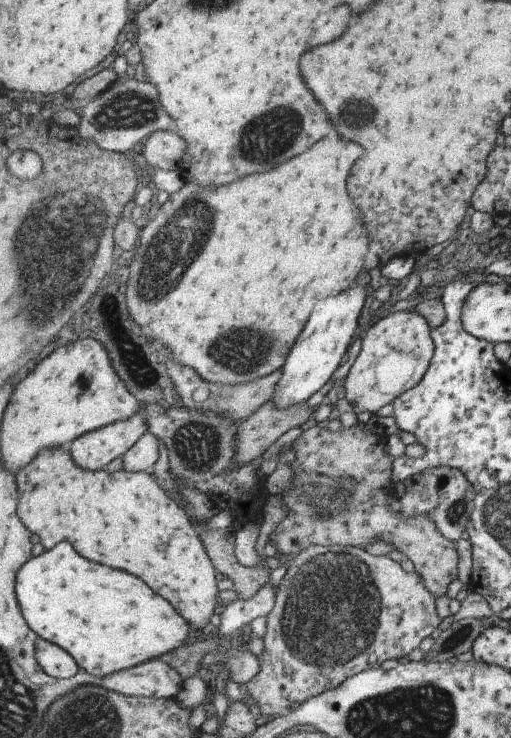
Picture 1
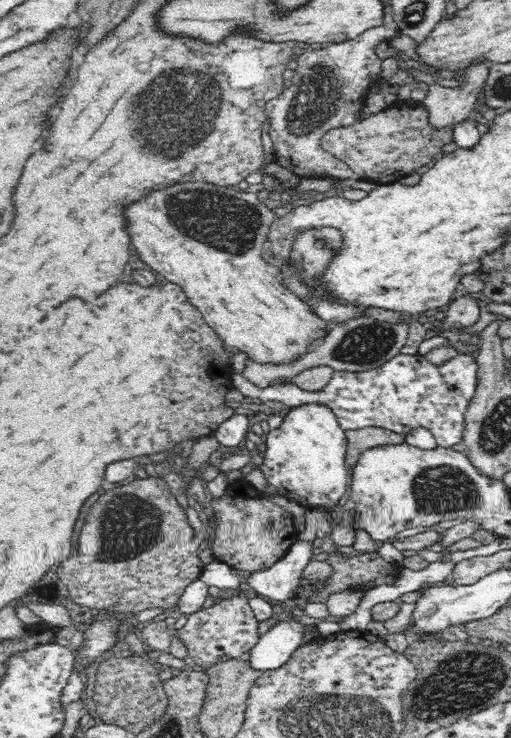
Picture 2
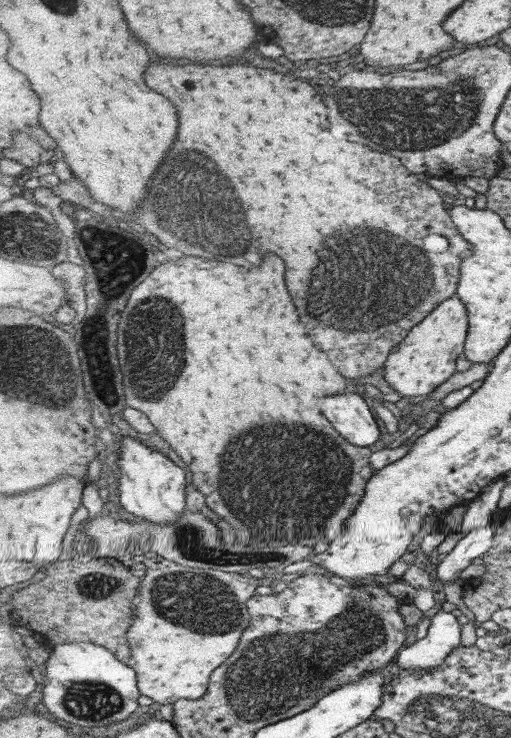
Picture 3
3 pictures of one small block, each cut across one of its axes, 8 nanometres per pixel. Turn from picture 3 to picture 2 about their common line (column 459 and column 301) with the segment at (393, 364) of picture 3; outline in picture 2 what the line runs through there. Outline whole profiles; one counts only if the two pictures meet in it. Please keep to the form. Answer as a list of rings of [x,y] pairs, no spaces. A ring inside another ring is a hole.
[[[192,181],[187,183],[176,184],[164,190],[156,190],[152,192],[152,196],[142,198],[140,204],[132,204],[126,210],[126,218],[130,220],[130,238],[132,244],[138,248],[140,258],[152,266],[154,270],[158,270],[162,276],[166,276],[170,282],[179,284],[182,290],[188,294],[188,300],[204,314],[204,320],[218,332],[218,336],[228,344],[231,350],[238,350],[240,353],[246,353],[246,357],[256,364],[268,364],[269,366],[284,366],[284,364],[294,364],[298,362],[300,357],[310,352],[314,346],[324,340],[330,332],[331,325],[328,321],[322,319],[318,314],[314,313],[314,308],[310,302],[302,299],[296,293],[288,289],[269,266],[262,259],[263,248],[266,246],[267,234],[269,233],[271,224],[274,222],[275,215],[272,209],[268,209],[264,203],[264,198],[260,190],[252,189],[250,191],[240,191],[233,186],[221,187],[220,185],[210,184],[208,181]]]

